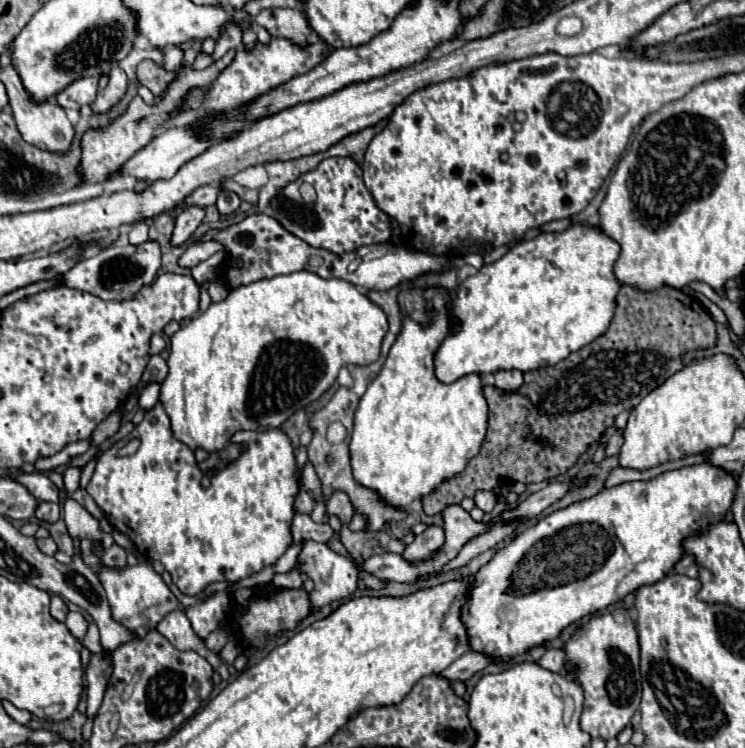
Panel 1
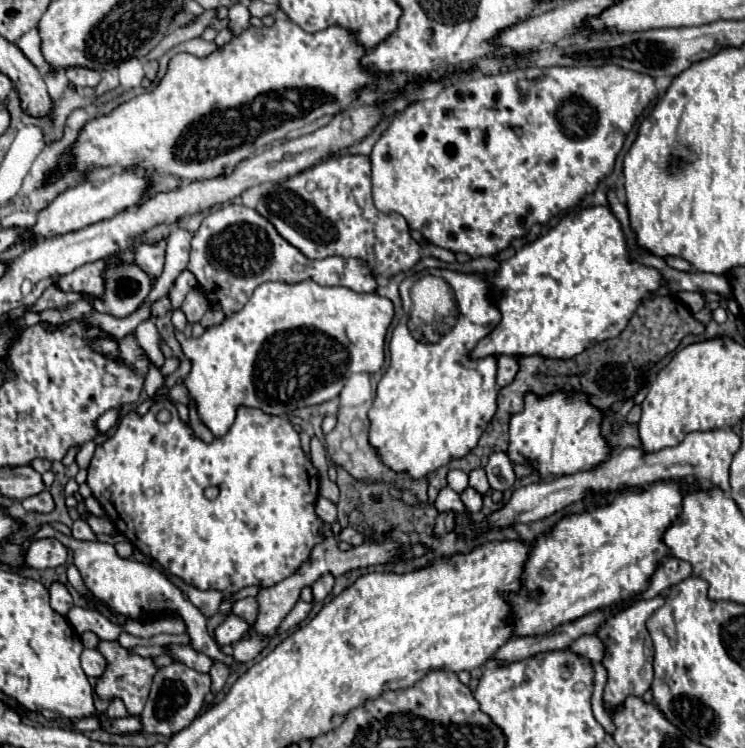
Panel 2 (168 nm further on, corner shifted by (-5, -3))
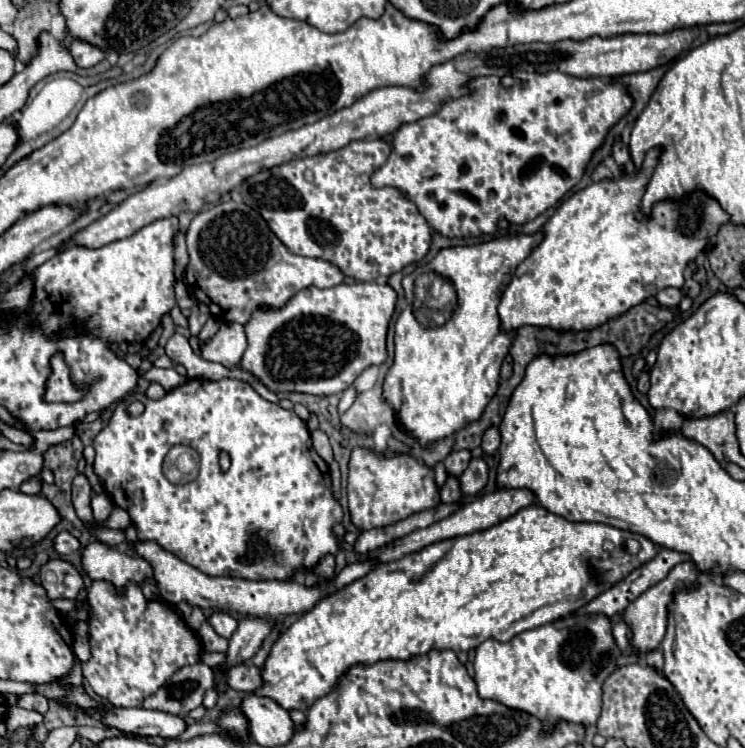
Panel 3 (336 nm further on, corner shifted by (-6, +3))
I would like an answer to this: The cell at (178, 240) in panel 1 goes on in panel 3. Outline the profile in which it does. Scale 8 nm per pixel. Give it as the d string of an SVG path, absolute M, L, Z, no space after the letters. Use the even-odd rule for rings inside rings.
M179 232L175 236L175 276L177 280L183 280L185 266L187 266L187 248L185 248L185 236Z

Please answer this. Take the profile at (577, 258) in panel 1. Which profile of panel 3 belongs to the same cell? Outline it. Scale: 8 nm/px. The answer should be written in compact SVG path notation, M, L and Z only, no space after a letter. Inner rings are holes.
M651 148L641 168L633 170L633 174L621 172L619 178L595 182L585 190L575 192L557 208L543 226L545 240L517 266L511 282L503 290L499 302L503 330L517 330L525 324L549 326L553 330L591 330L609 318L625 314L629 308L645 302L663 288L683 286L687 264L705 254L705 248L715 240L719 228L729 222L729 216L709 194L701 196L693 192L693 196L681 200L681 204L679 200L661 200L659 204L653 204L649 216L639 218L645 182L649 182L659 156L661 148ZM671 204L679 204L679 210L675 212Z

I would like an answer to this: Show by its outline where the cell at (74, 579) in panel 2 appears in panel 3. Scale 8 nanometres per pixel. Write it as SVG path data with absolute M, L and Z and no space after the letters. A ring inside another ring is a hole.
M95 580L89 588L87 602L91 606L89 616L89 646L91 658L83 662L83 676L93 688L97 696L107 700L115 708L139 708L143 700L155 694L179 668L187 664L197 664L201 660L201 640L195 630L191 630L183 616L173 610L169 604L147 600L137 584L131 584L123 596L115 596L115 588L111 584L103 584L103 580Z

